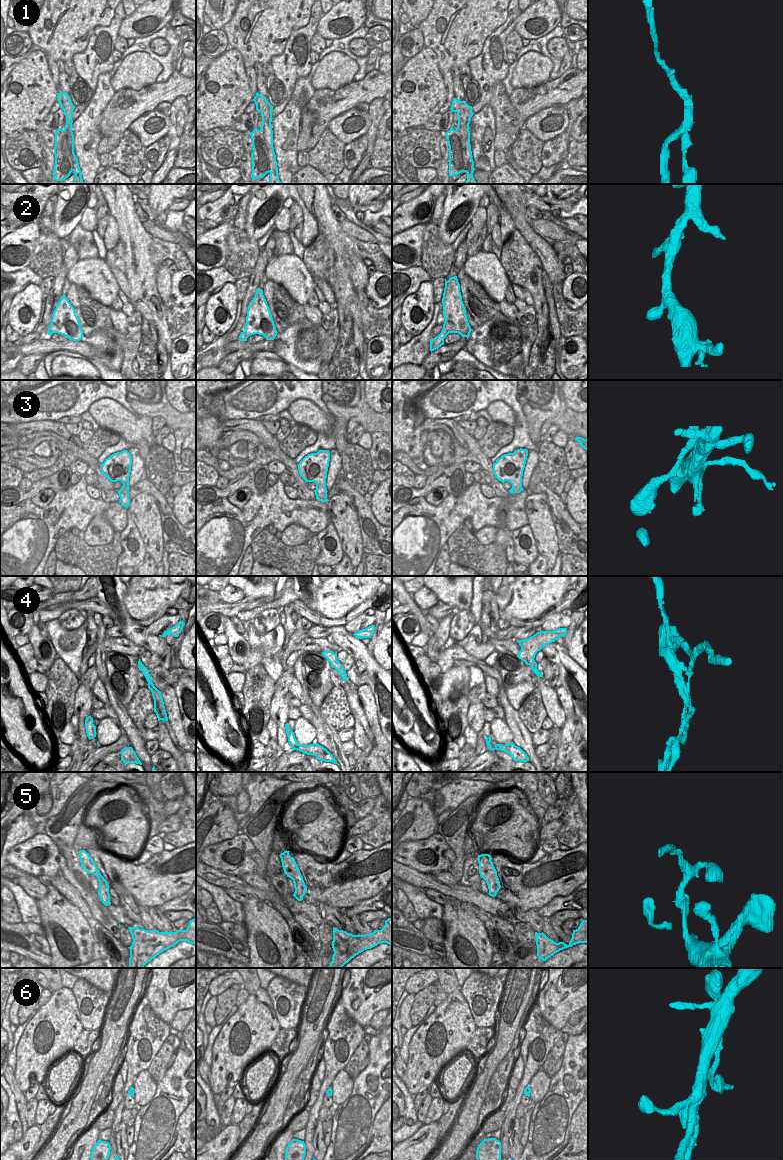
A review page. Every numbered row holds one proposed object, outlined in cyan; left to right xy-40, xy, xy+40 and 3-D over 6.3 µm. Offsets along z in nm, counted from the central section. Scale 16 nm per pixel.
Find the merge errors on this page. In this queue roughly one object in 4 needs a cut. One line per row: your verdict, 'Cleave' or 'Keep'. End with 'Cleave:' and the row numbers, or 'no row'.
1: Cleave
2: Keep
3: Keep
4: Cleave
5: Keep
6: Cleave
Cleave: 1, 4, 6

